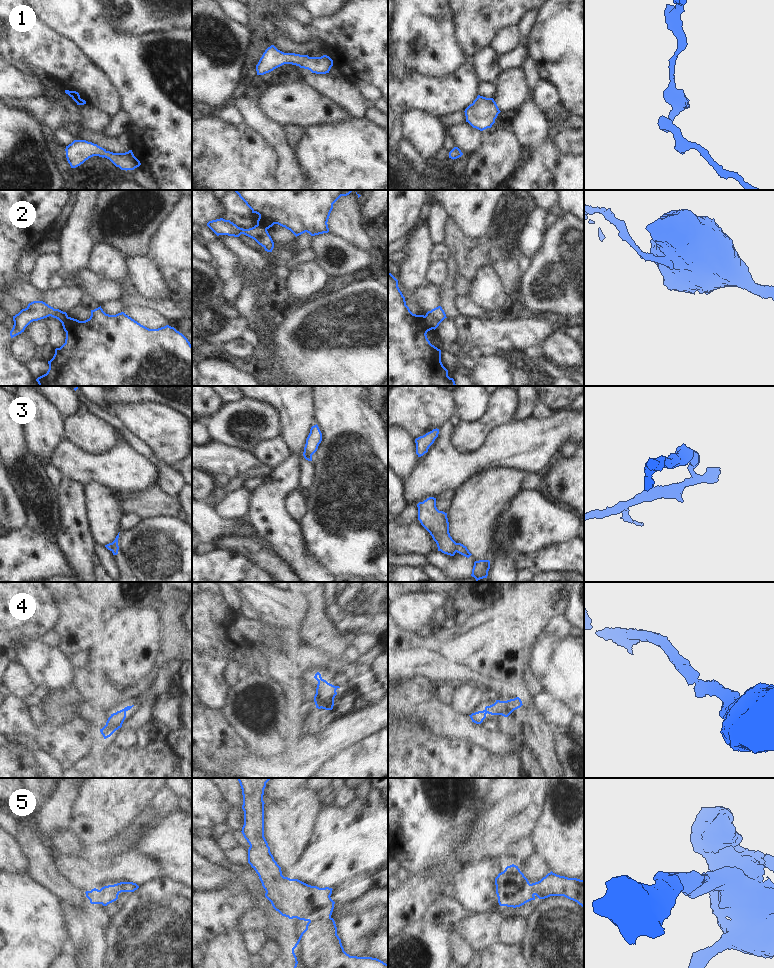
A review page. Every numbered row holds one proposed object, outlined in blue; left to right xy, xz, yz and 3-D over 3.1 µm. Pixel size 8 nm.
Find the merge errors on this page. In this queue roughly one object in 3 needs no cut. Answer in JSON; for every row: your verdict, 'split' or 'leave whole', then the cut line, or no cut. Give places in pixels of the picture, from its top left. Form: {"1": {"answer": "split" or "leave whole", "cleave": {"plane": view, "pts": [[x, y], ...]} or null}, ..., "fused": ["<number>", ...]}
{"1": {"answer": "leave whole", "cleave": null}, "2": {"answer": "split", "cleave": {"plane": "yz", "pts": [[424, 316], [425, 321], [432, 328]]}}, "3": {"answer": "split", "cleave": {"plane": "yz", "pts": [[456, 543], [455, 551]]}}, "4": {"answer": "leave whole", "cleave": null}, "5": {"answer": "leave whole", "cleave": null}, "fused": ["2", "3"]}

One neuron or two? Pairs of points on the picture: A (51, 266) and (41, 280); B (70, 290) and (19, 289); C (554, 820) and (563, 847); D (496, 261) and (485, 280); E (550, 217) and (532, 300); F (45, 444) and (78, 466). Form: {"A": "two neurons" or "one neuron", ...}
{"A": "one neuron", "B": "one neuron", "C": "one neuron", "D": "two neurons", "E": "two neurons", "F": "two neurons"}

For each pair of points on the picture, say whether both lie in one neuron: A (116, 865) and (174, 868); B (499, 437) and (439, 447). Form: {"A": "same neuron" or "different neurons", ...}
{"A": "different neurons", "B": "same neuron"}

